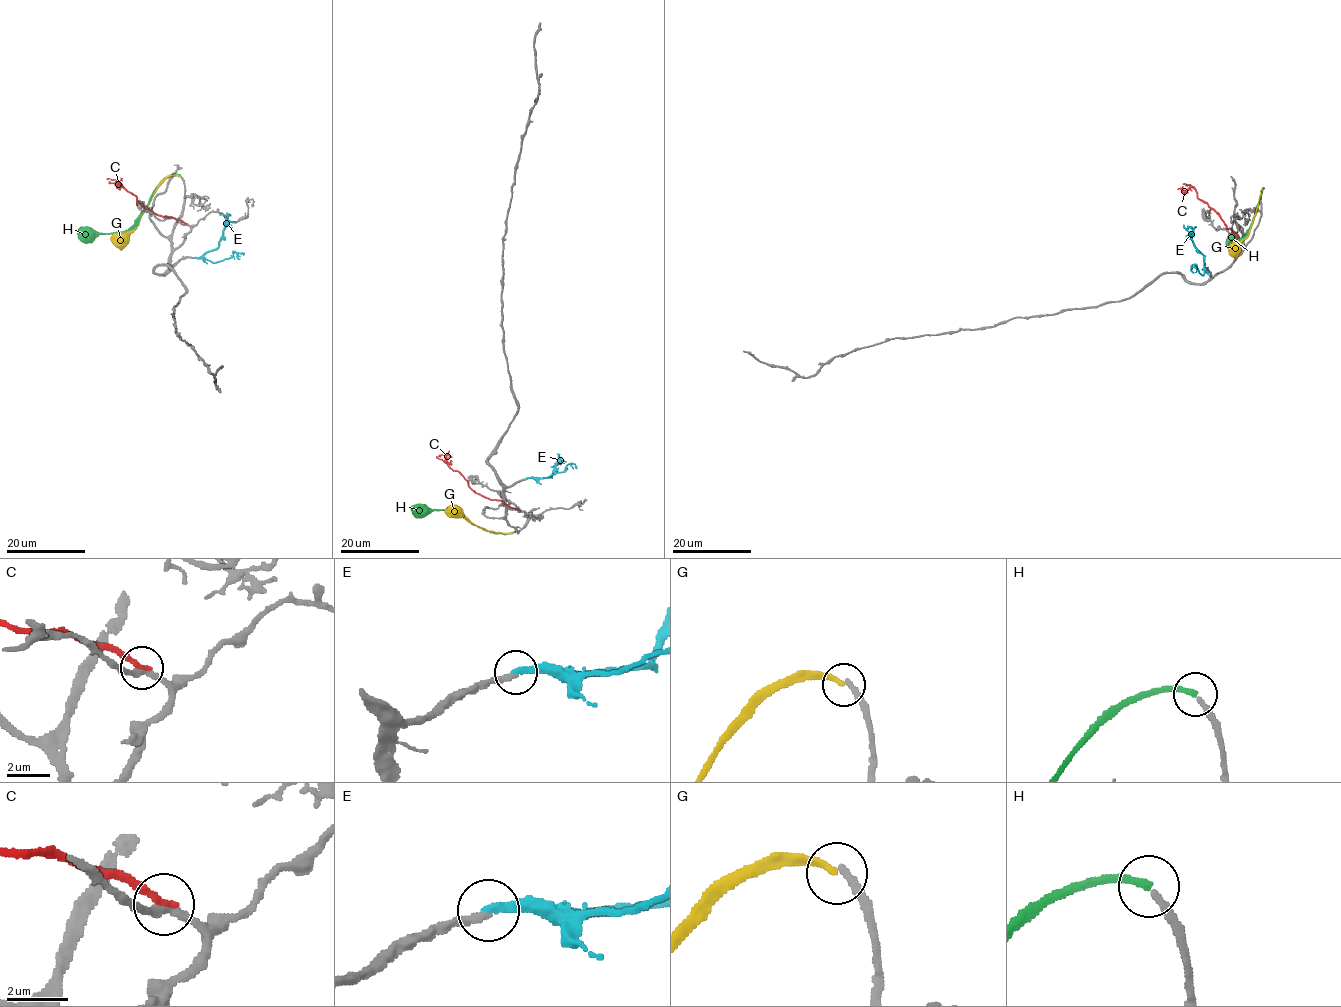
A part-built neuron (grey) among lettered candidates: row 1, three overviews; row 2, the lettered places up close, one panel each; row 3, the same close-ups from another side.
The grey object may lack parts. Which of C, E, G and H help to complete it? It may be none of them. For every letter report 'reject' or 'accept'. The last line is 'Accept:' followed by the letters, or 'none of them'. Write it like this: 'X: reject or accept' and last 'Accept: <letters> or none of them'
C: reject
E: accept
G: reject
H: accept
Accept: E, H

